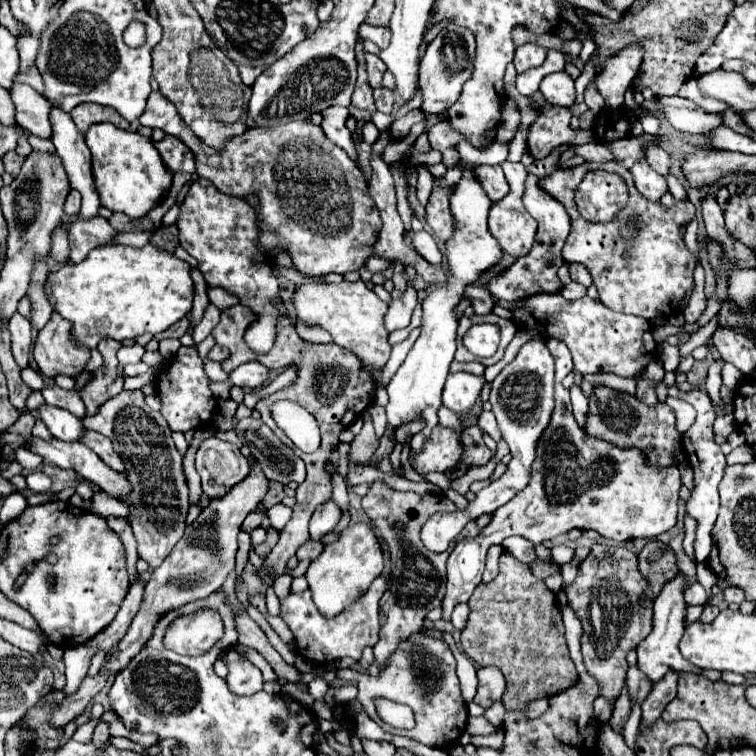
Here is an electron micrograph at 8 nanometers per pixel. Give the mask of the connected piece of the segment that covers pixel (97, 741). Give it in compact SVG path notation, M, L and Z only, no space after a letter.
M106 722L98 724L98 726L96 726L96 730L94 730L94 738L92 738L94 746L96 746L96 748L106 748L110 738L112 738L112 734L110 734L110 728L108 728L108 724L106 724Z

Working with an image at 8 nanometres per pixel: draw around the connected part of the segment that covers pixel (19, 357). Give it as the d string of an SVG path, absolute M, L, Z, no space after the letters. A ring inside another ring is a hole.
M14 314L8 320L8 328L12 334L12 354L20 368L28 366L28 354L32 348L32 326L22 314Z

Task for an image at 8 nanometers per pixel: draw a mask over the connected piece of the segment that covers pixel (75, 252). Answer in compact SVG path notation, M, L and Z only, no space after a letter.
M92 218L92 220L78 220L72 224L66 224L70 232L70 260L74 264L82 262L86 254L96 248L112 242L116 236L116 230L108 224L108 220Z

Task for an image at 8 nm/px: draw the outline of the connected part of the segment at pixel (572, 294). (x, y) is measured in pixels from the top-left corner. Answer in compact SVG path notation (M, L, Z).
M570 282L568 286L564 286L564 288L560 290L560 294L566 296L568 300L578 300L578 298L586 296L586 288L580 286L580 284L576 284L576 282Z

